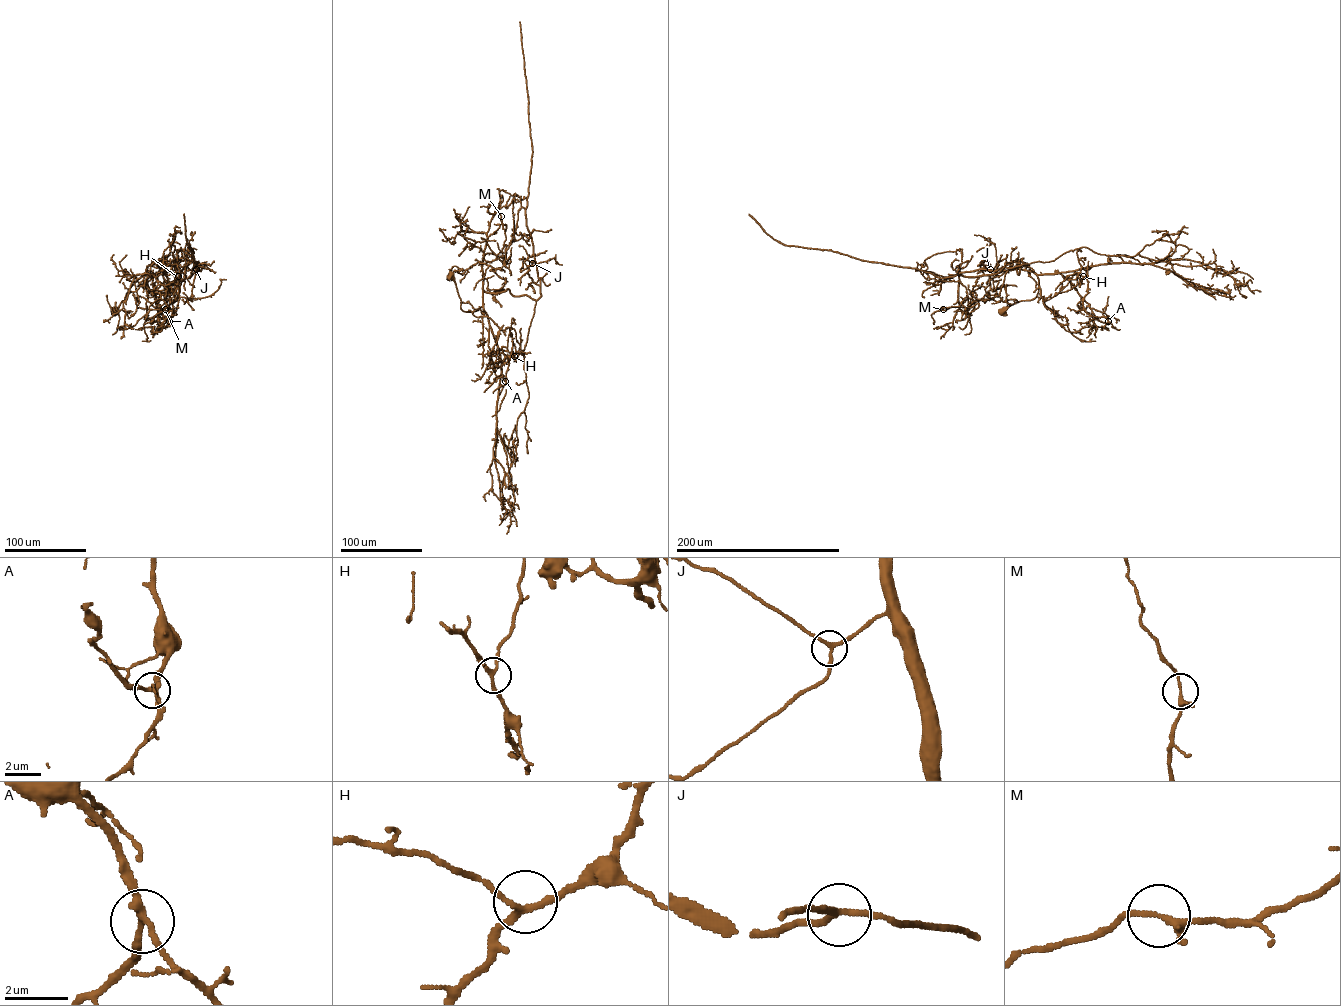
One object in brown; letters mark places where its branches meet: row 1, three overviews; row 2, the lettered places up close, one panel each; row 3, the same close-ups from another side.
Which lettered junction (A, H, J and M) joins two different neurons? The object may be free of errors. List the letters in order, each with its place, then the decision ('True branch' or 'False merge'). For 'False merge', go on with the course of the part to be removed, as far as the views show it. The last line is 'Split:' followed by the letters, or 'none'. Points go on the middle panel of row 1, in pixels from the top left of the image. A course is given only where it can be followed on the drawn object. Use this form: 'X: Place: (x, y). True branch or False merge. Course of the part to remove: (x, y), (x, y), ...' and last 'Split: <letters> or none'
A: Place: (505, 381). True branch
H: Place: (514, 356). True branch
J: Place: (532, 263). True branch
M: Place: (501, 216). True branch
Split: none

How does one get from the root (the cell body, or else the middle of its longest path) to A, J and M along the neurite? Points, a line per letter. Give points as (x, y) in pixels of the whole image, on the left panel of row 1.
A: (115, 311), (143, 274), (154, 274), (163, 268), (164, 284), (174, 309), (169, 321)
J: (115, 311), (148, 265), (158, 265), (168, 275), (176, 259), (186, 258), (205, 264), (200, 270), (196, 269)
M: (115, 311), (146, 269), (144, 284), (160, 294), (170, 307), (165, 309)

